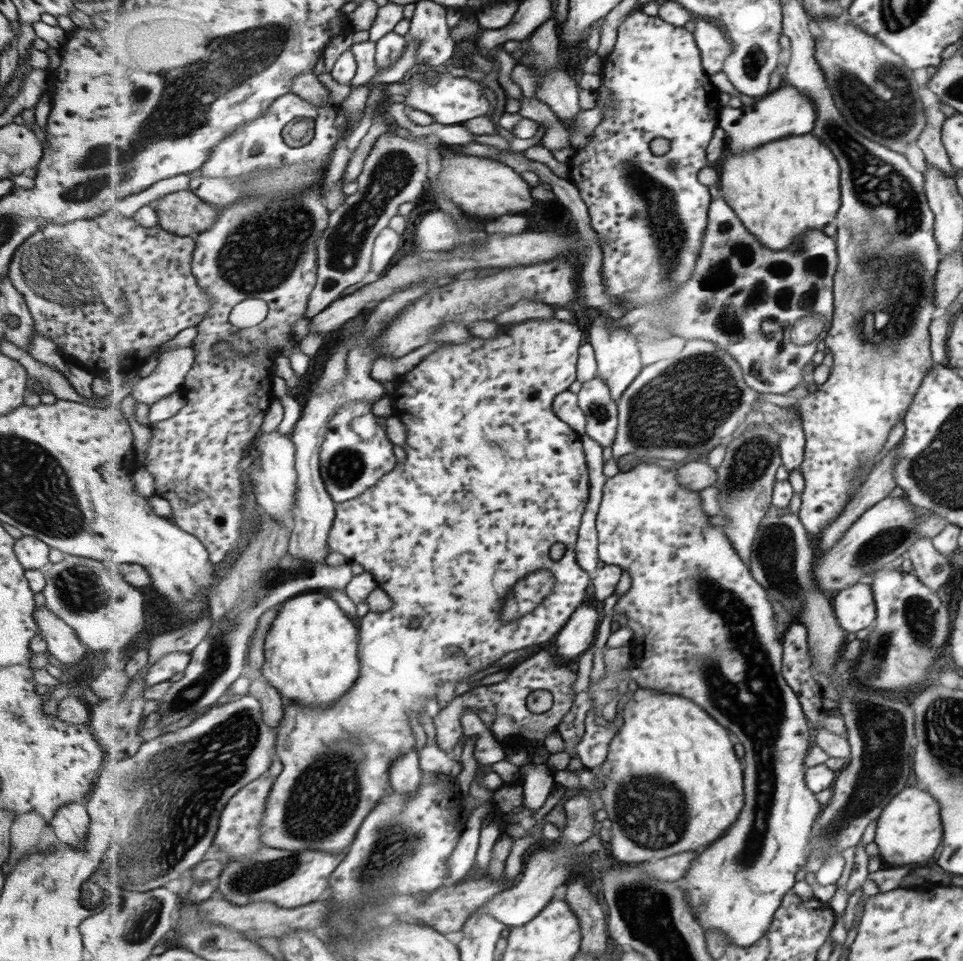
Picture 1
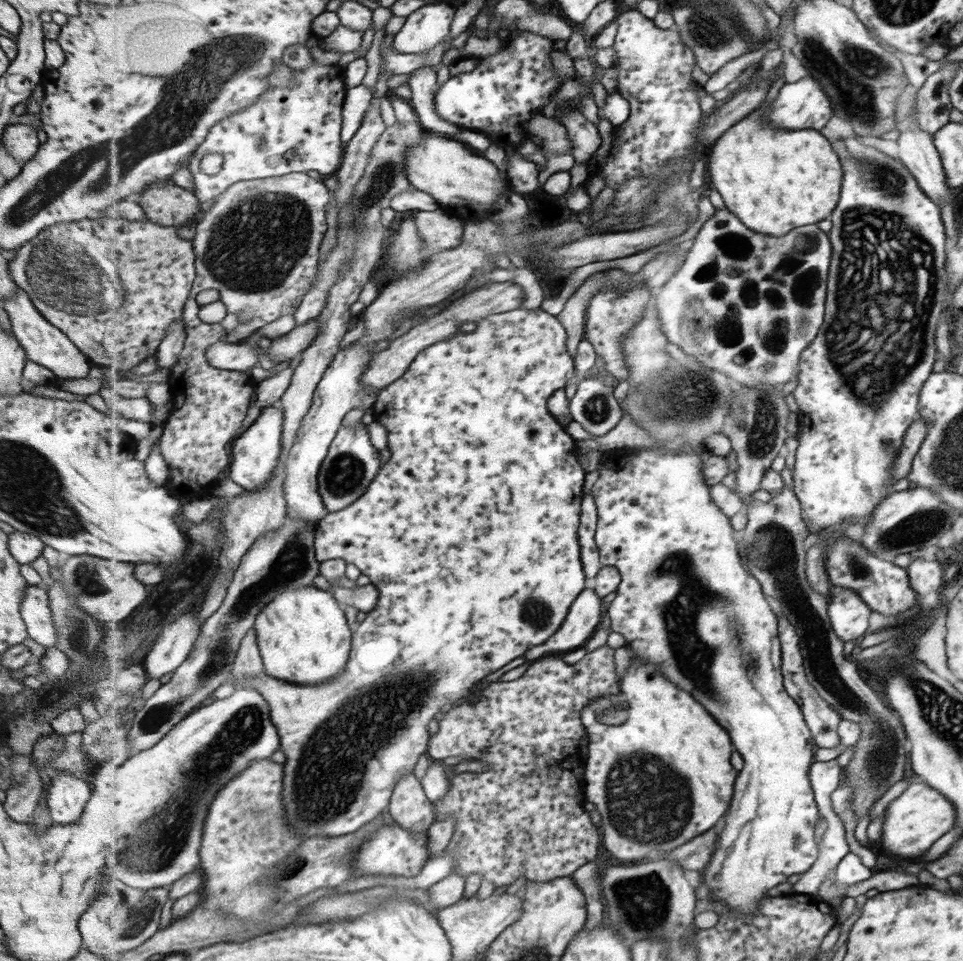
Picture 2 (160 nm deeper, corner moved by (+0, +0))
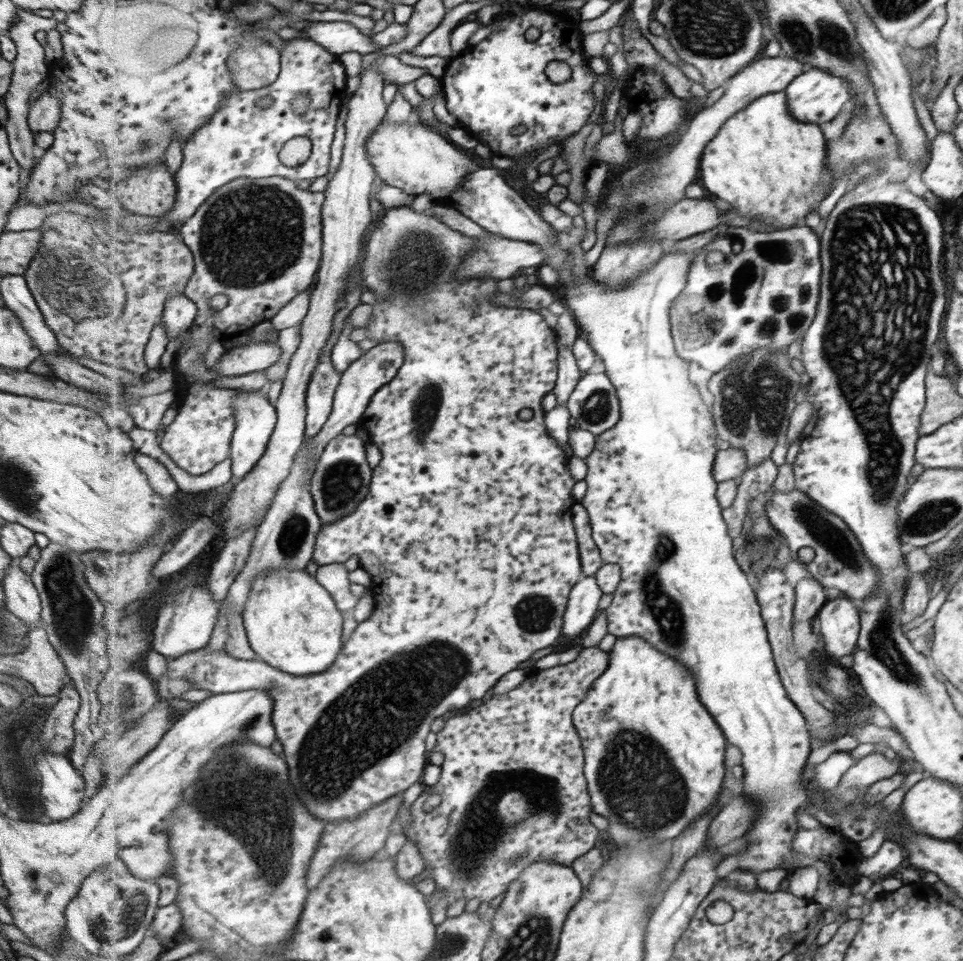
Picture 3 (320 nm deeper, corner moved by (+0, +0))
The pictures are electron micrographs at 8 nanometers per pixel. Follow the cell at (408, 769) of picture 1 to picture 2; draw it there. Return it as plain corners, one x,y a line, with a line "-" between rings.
413,774
397,783
388,810
403,828
415,832
426,832
437,818
434,803
427,796
421,781

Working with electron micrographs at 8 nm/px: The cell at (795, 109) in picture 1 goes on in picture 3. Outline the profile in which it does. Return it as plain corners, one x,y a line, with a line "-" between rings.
809,67
799,73
782,90
787,97
788,113
797,121
807,124
829,122
841,111
841,107
852,96
852,88
846,78
833,75
822,68

